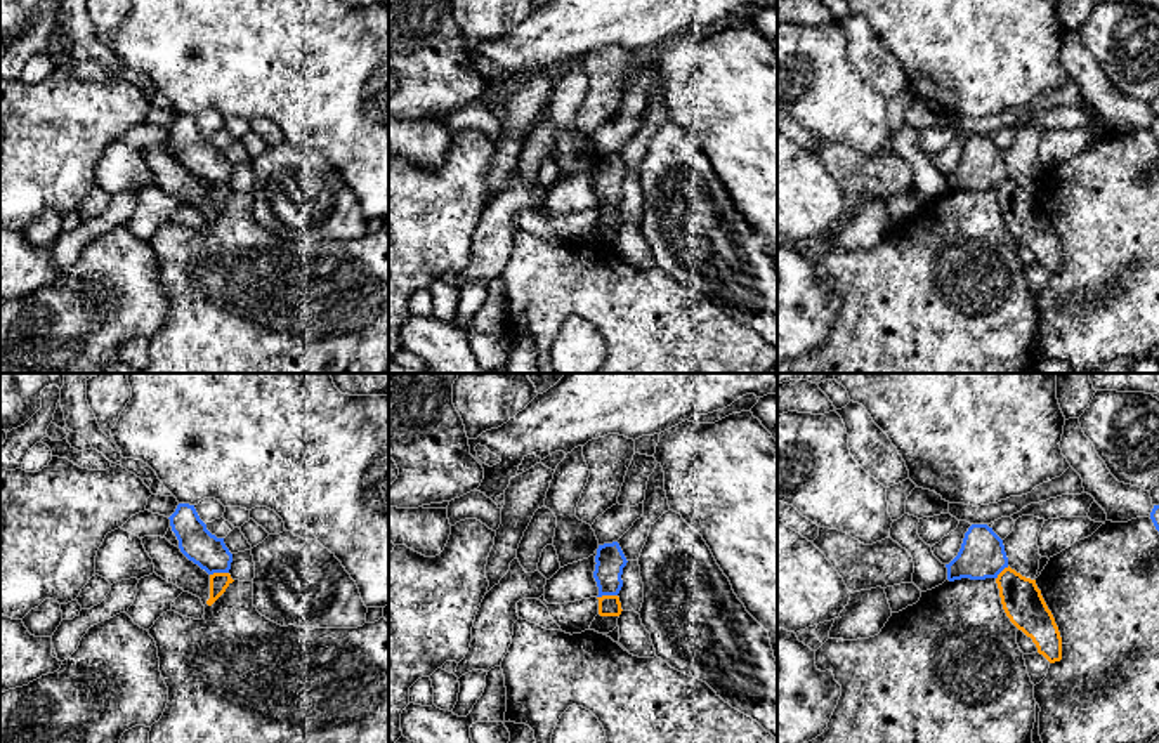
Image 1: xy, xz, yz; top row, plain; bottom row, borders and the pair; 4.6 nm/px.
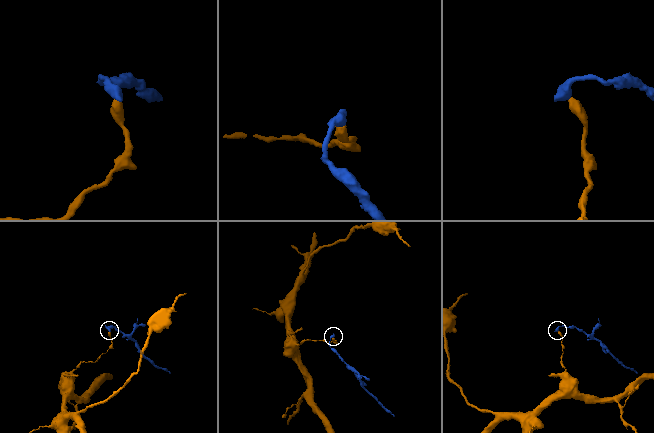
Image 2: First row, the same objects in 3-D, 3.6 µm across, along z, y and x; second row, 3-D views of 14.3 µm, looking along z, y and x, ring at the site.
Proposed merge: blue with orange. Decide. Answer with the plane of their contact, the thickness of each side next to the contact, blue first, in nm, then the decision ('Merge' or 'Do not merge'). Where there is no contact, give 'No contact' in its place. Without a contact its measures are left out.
Touches blue in xz. Thickness 130 nm (blue) against 100 nm. Do not merge

